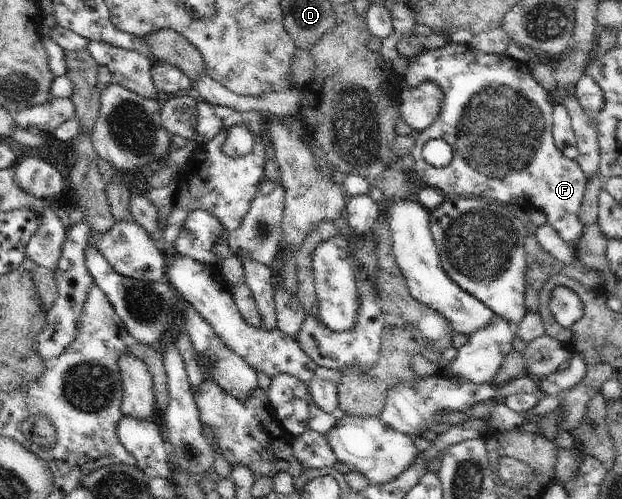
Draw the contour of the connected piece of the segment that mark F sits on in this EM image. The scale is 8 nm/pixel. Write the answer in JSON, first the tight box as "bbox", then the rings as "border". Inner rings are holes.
{"bbox":[403,43,587,247],"border":[[[448,43],[437,50],[427,50],[409,61],[403,84],[418,87],[422,82],[436,82],[443,91],[443,102],[438,117],[423,132],[416,134],[414,157],[414,177],[424,181],[431,188],[454,195],[487,198],[501,204],[513,204],[529,213],[531,209],[546,215],[546,221],[567,243],[577,247],[577,239],[582,235],[584,219],[582,215],[587,178],[578,162],[566,157],[553,140],[553,104],[547,101],[544,89],[531,74],[529,63],[519,62],[505,53],[485,54],[473,50],[469,45]],[[430,139],[444,139],[453,149],[452,162],[443,168],[435,168],[422,158],[422,147]]]}

